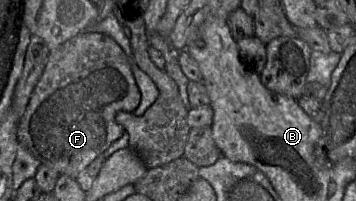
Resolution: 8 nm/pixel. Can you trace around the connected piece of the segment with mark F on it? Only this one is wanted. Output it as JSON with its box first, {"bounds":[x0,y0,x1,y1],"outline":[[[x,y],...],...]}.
{"bounds":[18,32,141,179],"outline":[[[82,32],[49,52],[44,71],[30,96],[24,114],[18,120],[18,143],[24,146],[41,164],[52,167],[60,175],[67,175],[73,179],[77,179],[79,174],[91,162],[93,162],[100,154],[102,154],[114,141],[122,137],[125,130],[117,122],[117,116],[121,112],[133,113],[140,103],[140,98],[141,93],[136,84],[129,60],[118,43],[113,38],[104,33]]]}

